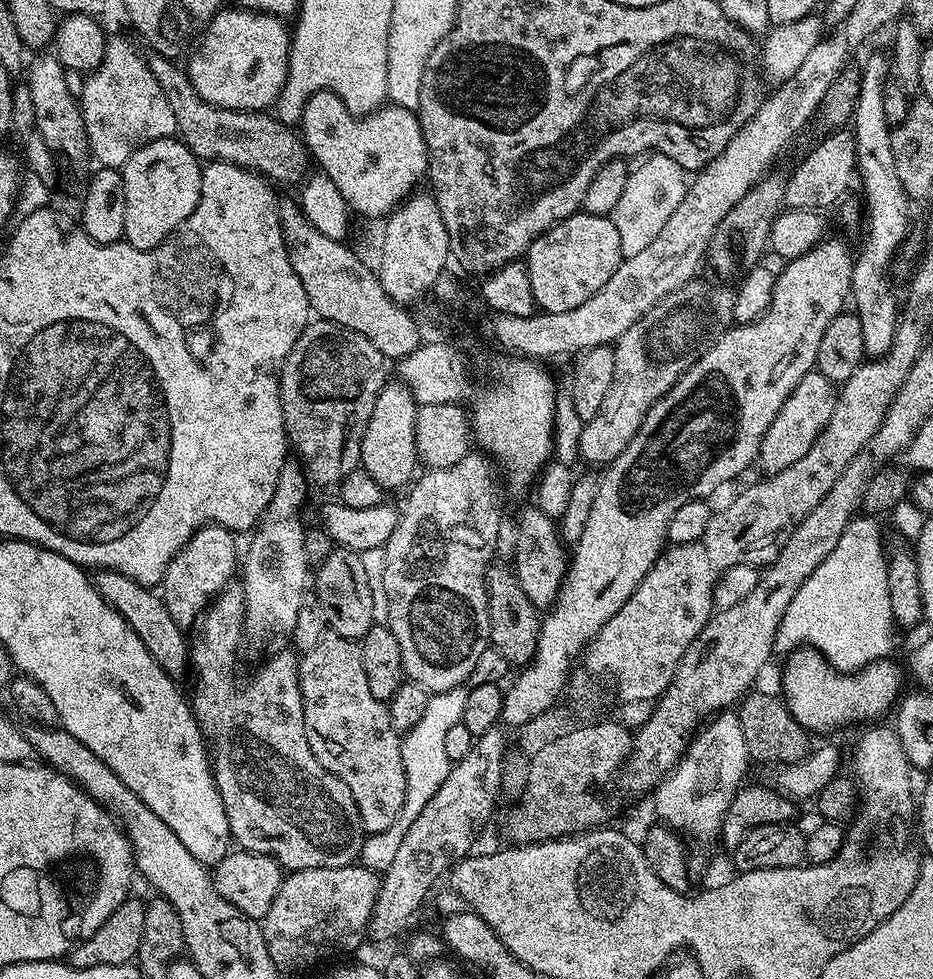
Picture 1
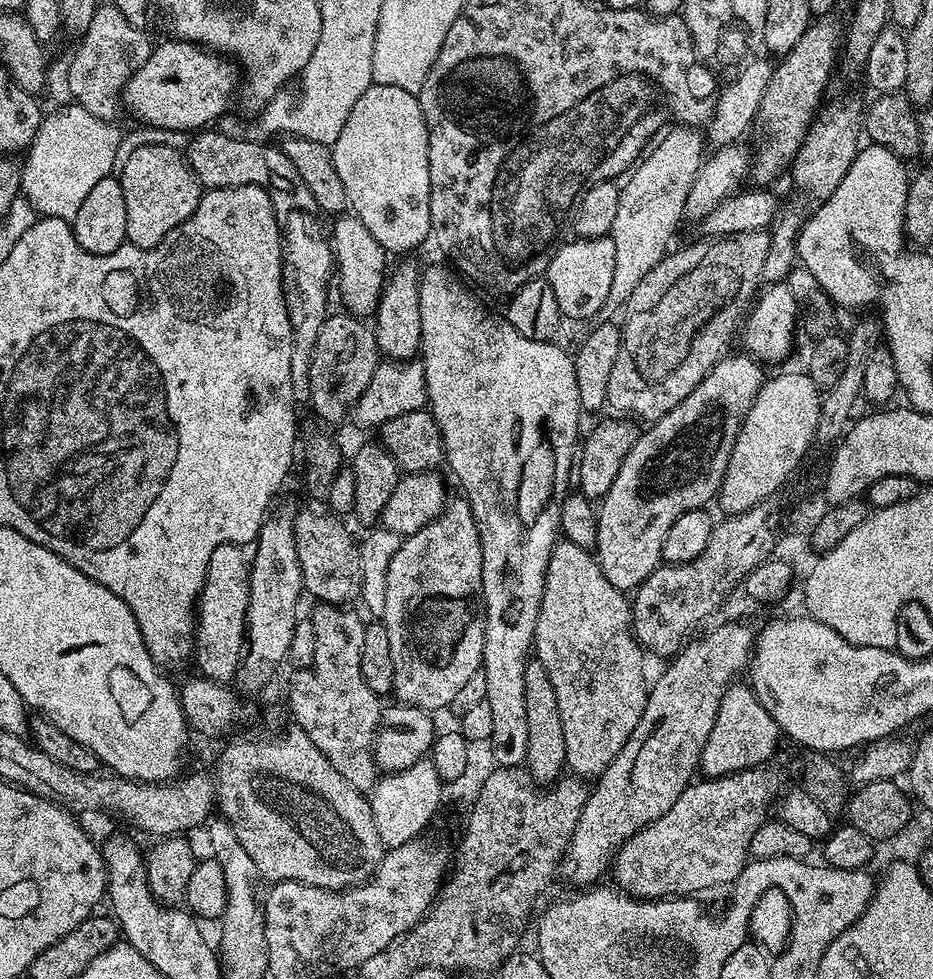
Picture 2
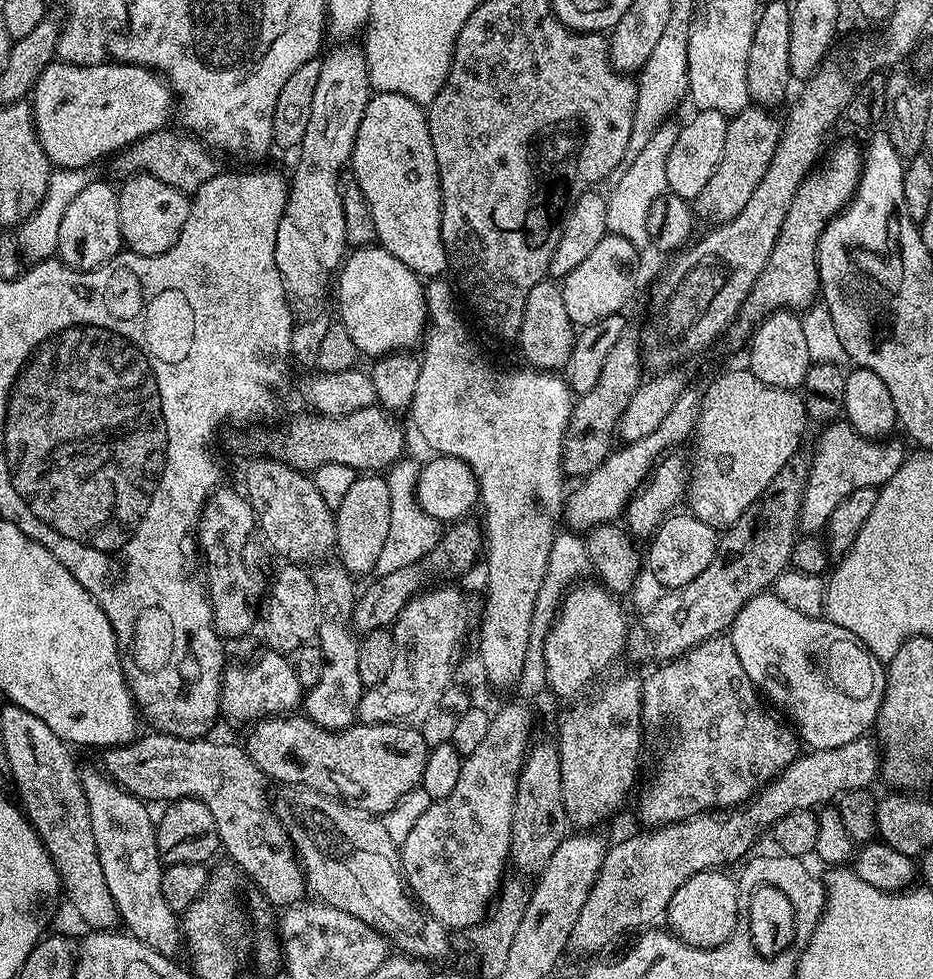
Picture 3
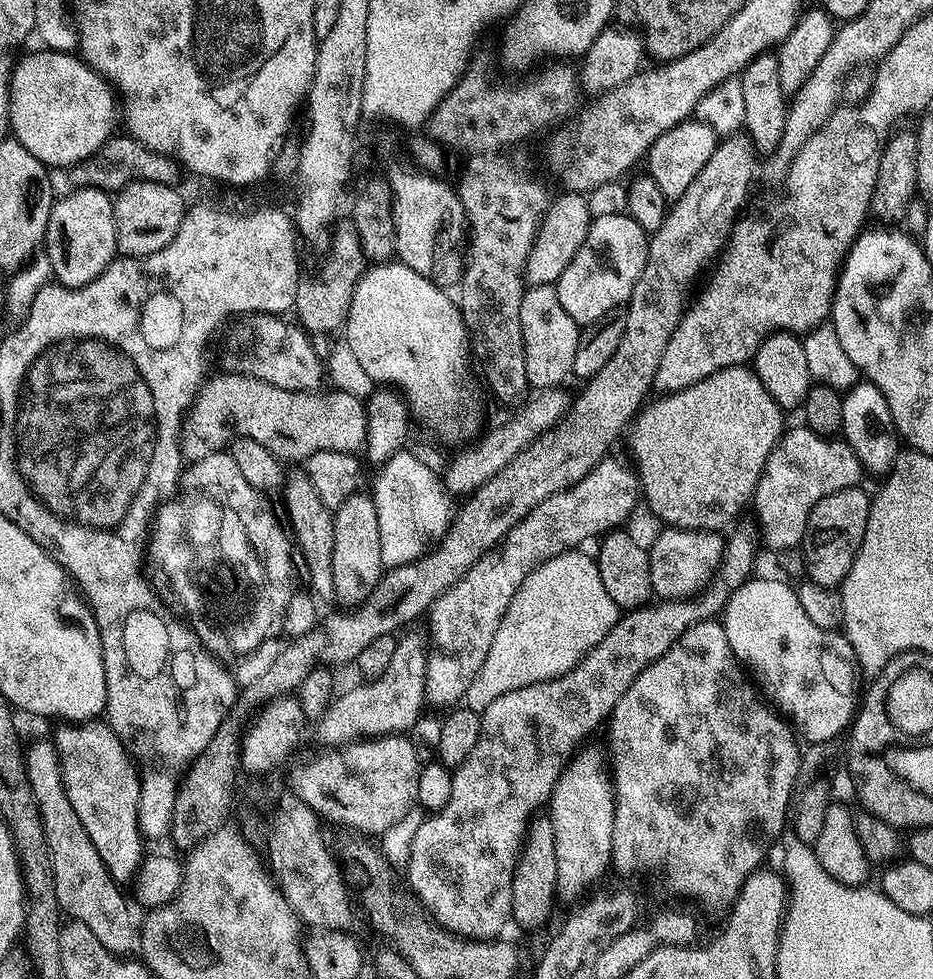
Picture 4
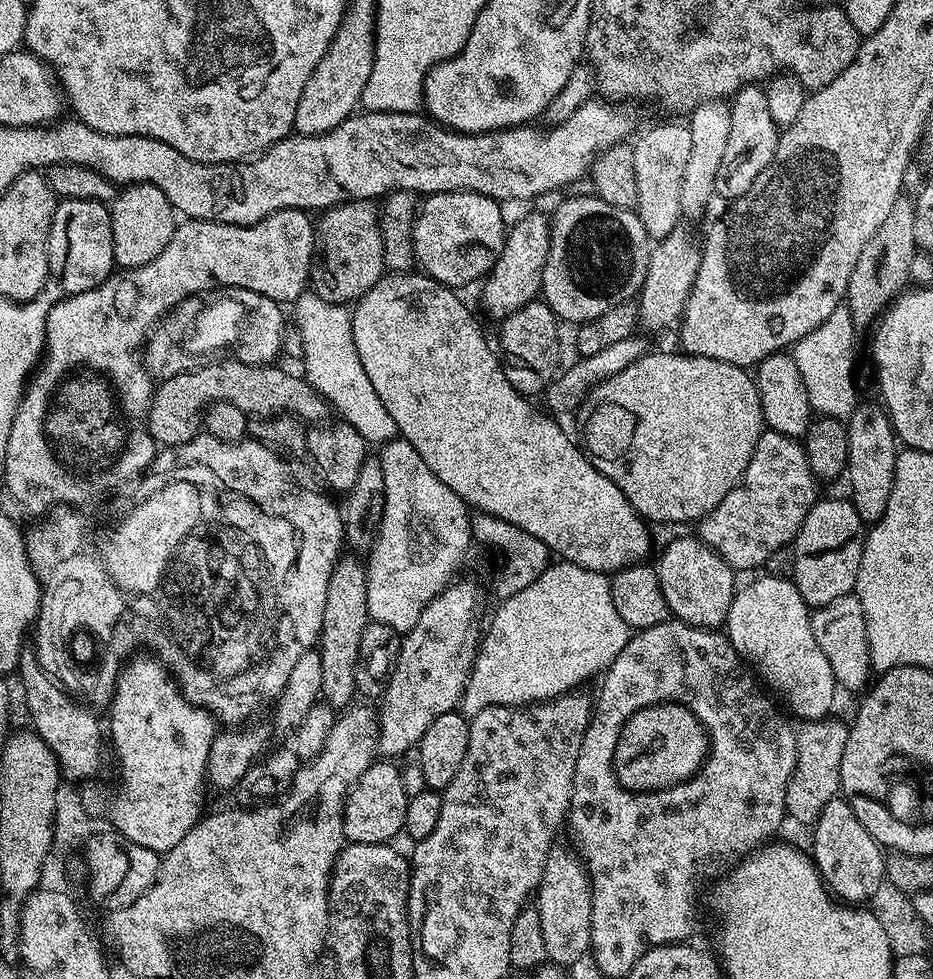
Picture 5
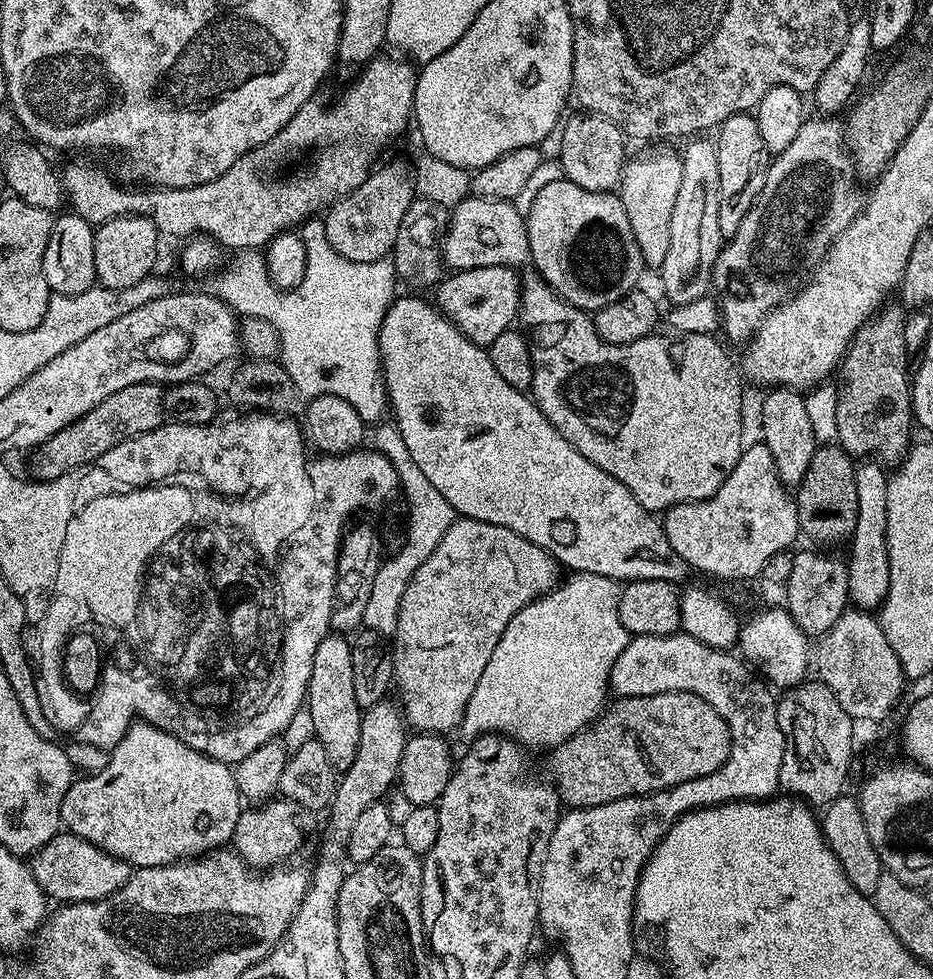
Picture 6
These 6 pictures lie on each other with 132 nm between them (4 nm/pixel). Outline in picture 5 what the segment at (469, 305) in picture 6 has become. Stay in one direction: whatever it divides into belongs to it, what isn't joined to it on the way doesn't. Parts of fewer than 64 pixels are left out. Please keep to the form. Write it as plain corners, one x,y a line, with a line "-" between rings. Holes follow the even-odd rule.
528,212
516,225
506,232
504,249
483,281
484,293
480,300
484,308
493,316
496,322
505,320
514,310
522,310
532,300
541,295
542,274
546,266
546,258
550,250
550,234
552,226
547,215
540,212

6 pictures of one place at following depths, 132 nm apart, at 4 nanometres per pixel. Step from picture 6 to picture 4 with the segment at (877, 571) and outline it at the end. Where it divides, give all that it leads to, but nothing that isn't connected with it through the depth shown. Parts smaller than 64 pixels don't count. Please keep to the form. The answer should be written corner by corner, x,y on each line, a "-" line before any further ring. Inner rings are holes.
859,382
843,393
842,402
842,438
854,450
861,469
865,473
873,472
877,478
892,471
897,456
902,451
902,441
894,426
894,418
886,406
886,398
878,386

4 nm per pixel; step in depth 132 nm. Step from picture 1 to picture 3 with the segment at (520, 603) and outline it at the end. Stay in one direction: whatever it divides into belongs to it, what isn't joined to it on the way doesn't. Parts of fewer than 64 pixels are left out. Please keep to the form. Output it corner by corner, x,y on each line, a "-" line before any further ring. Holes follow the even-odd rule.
555,743
536,744
529,747
524,765
516,779
516,797
512,803
511,863
525,877
535,877
550,862
554,850
570,834
570,821
562,802
562,766
560,750

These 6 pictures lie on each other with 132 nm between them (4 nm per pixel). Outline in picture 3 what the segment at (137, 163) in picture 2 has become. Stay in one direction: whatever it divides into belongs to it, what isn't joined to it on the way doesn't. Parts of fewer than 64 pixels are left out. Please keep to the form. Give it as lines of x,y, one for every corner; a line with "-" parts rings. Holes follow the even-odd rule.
143,174
127,177
121,184
124,185
118,188
118,222
123,247
140,256
157,256
170,250
188,221
192,209
189,197
174,190
174,186
166,186
166,182

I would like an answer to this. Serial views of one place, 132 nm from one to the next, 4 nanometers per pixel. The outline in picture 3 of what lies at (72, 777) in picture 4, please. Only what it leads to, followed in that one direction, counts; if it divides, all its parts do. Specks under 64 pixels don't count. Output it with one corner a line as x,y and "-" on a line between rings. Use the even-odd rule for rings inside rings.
103,771
83,773
84,793
90,810
90,826
94,830
94,846
98,846
98,862
102,862
102,874
106,877
106,887
110,890
110,898
114,898
114,906
118,906
118,914
126,929
127,935
141,940
155,952
172,958
182,948
182,924
178,913
166,906
166,898
162,894
162,878
164,868
156,845
156,824
154,816
148,813
149,805
137,796
131,796
125,788
120,788

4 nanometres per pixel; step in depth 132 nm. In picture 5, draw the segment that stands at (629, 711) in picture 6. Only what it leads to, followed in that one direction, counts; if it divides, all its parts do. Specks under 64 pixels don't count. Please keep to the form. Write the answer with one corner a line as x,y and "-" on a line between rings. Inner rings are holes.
655,704
634,713
622,726
618,746
614,750
616,777
624,788
631,792
657,792
663,788
673,788
696,774
708,759
708,733
700,719
681,704

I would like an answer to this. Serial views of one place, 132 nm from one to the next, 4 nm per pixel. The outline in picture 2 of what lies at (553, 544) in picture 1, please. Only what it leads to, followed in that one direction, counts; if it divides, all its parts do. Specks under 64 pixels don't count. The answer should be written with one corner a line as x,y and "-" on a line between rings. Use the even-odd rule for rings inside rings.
561,539
550,554
550,562
546,566
546,586
542,594
542,606
538,610
536,623
536,639
534,641
534,656
546,666
546,674
550,674
550,683
554,685
554,695
558,697
558,710
562,714
562,738
566,738
566,768
573,776
581,778
598,778
618,758
618,750
626,746
630,734
634,734
634,726
638,726
638,718
642,718
642,710
646,710
650,680
644,677
644,659
646,653
637,642
632,632
632,605
629,597
619,588
610,586
610,582
602,574
600,563
589,549
574,546
574,542

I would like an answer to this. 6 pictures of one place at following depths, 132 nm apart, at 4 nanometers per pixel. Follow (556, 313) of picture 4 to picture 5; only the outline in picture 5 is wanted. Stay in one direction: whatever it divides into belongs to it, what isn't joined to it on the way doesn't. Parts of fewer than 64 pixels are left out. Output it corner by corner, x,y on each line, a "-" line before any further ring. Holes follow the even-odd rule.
540,298
522,306
522,310
514,310
514,314
499,321
501,348
499,351
502,353
504,373
510,386
514,386
514,390
518,390
521,396
539,397
547,392
548,385
561,371
559,326
561,327
552,307

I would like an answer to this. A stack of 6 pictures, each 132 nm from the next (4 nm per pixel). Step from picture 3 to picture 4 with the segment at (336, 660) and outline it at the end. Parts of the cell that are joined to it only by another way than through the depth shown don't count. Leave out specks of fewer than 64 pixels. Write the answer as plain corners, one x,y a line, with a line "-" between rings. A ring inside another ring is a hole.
296,470
293,476
285,475
282,480
284,502
288,506
288,518
292,522
291,535
294,537
295,547
298,549
299,559
304,559
304,568
308,571
308,584
324,600
331,601
334,597
334,515
333,509
325,506
318,490
314,490
314,482
303,470

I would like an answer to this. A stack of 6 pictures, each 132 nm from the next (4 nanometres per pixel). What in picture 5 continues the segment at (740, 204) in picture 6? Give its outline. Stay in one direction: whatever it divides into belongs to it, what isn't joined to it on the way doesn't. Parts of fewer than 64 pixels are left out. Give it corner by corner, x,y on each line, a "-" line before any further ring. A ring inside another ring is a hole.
759,83
748,84
736,91
731,97
730,138
726,138
726,150
722,154
722,166
718,166
715,195
724,202
736,200
750,186
754,186
754,178
770,166
774,158
774,150
780,141
780,132
774,118
770,118
770,105
767,102
767,91

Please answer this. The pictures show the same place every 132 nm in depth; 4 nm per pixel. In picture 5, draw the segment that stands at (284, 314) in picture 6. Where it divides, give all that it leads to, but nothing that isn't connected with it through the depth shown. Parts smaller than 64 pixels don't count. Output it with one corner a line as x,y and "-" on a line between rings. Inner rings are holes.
315,294
301,296
295,301
294,308
295,331
304,347
303,379
328,401
343,423
354,426
354,430
362,434
368,445
383,446
389,440
397,439
396,423
394,418
390,418
390,410
382,406
382,398
378,398
370,378
366,378
366,370
362,370
362,358
358,358
358,350
354,346
351,311
345,305
331,304

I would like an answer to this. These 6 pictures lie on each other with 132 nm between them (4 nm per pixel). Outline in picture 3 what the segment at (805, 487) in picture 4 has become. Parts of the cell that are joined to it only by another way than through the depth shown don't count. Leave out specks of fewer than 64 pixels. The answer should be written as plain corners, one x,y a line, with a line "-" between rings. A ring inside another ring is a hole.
832,422
823,429
816,453
811,453
808,466
808,481
800,507
798,528
804,534
820,534
827,529
830,514
838,510
838,504
850,498
854,490
879,489
894,474
906,459
906,451
896,438
887,442
867,440
846,422

